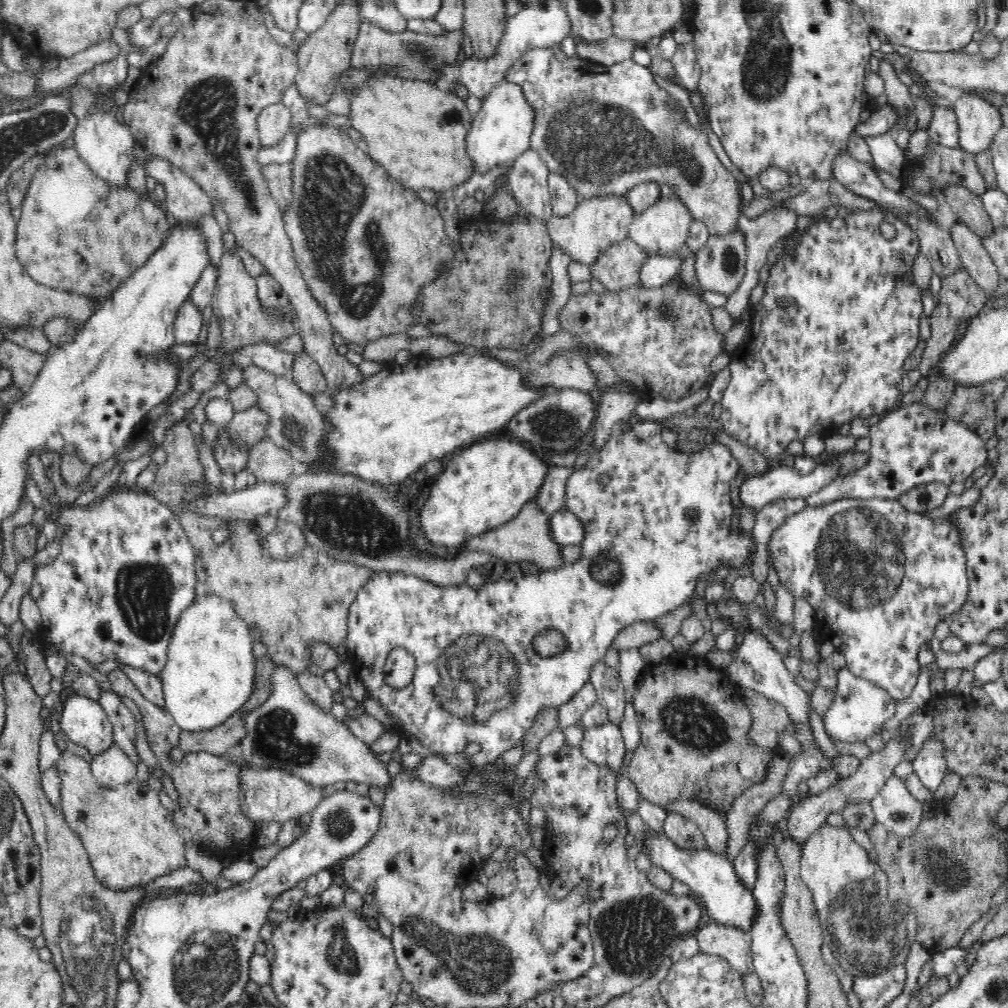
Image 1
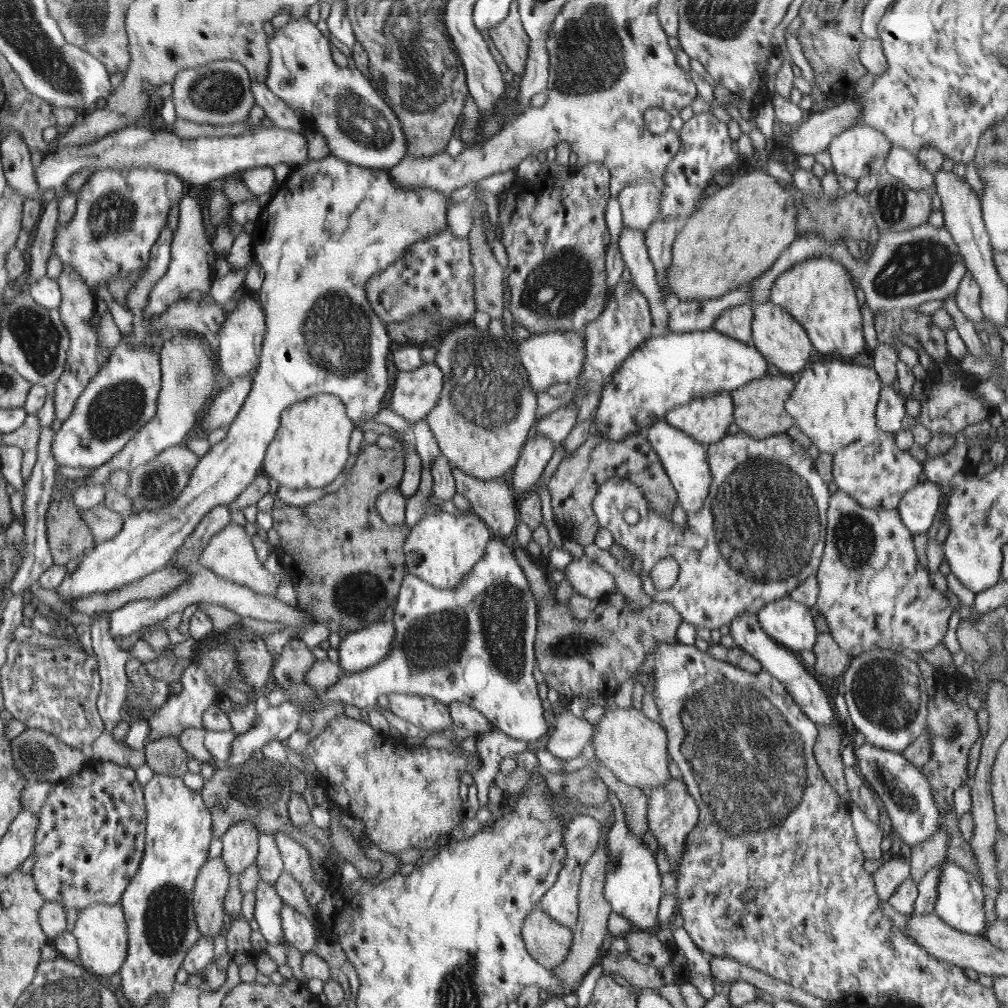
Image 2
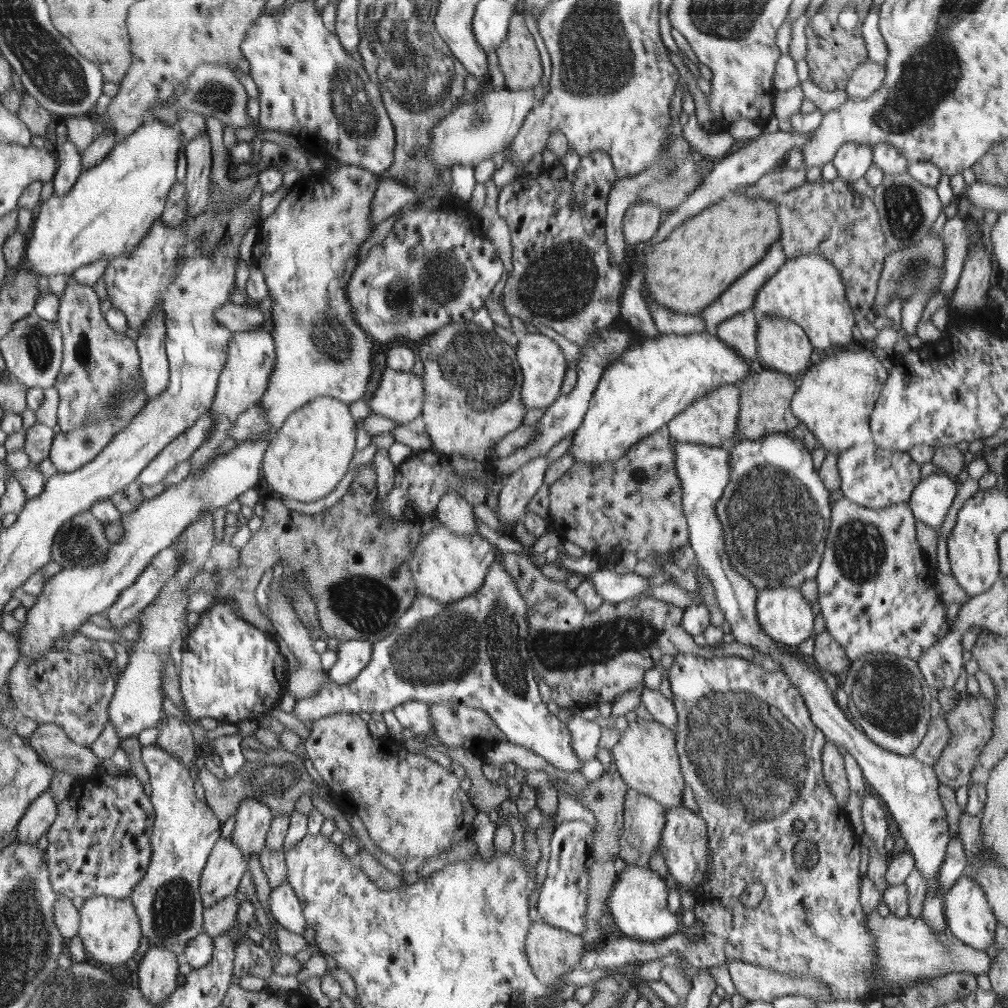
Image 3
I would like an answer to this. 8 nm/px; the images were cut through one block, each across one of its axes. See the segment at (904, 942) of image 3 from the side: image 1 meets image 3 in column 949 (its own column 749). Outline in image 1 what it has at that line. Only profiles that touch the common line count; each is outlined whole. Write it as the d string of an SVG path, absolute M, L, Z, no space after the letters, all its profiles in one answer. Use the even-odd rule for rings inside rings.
M714 920L702 923L696 932L700 952L721 956L742 976L755 973L751 938L744 929Z

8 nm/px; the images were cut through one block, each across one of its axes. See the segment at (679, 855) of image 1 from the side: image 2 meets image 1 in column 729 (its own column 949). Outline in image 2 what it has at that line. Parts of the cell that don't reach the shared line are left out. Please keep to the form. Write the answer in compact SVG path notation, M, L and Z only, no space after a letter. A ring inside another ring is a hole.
M947 859L946 863L942 865L942 869L940 869L938 880L940 880L940 883L938 883L935 913L948 926L960 932L980 936L980 933L988 926L984 914L984 892L980 880L974 878L972 873L966 872L960 865Z

